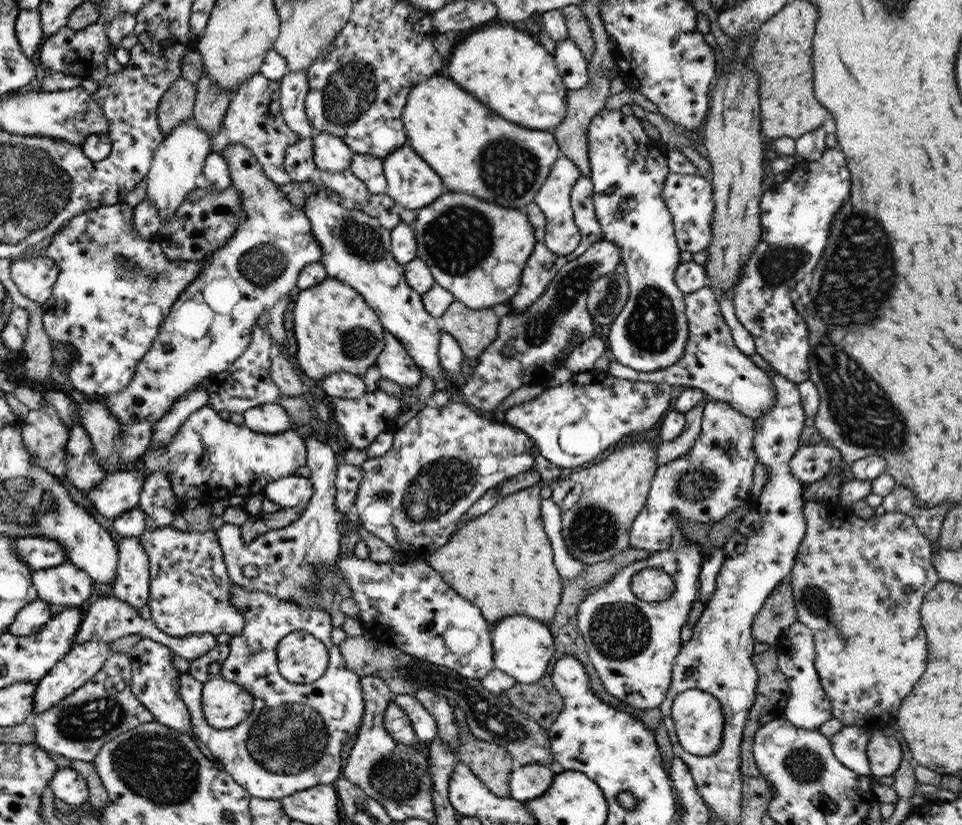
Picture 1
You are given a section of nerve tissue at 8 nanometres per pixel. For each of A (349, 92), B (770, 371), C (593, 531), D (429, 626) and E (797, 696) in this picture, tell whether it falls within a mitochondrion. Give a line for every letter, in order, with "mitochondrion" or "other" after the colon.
A: mitochondrion
B: other
C: mitochondrion
D: other
E: other

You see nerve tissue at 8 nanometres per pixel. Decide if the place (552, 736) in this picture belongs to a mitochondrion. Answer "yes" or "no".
no

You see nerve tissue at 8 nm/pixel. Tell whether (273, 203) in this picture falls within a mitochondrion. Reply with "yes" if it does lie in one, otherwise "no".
no

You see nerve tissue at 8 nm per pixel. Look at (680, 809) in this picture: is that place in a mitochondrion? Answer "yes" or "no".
no

